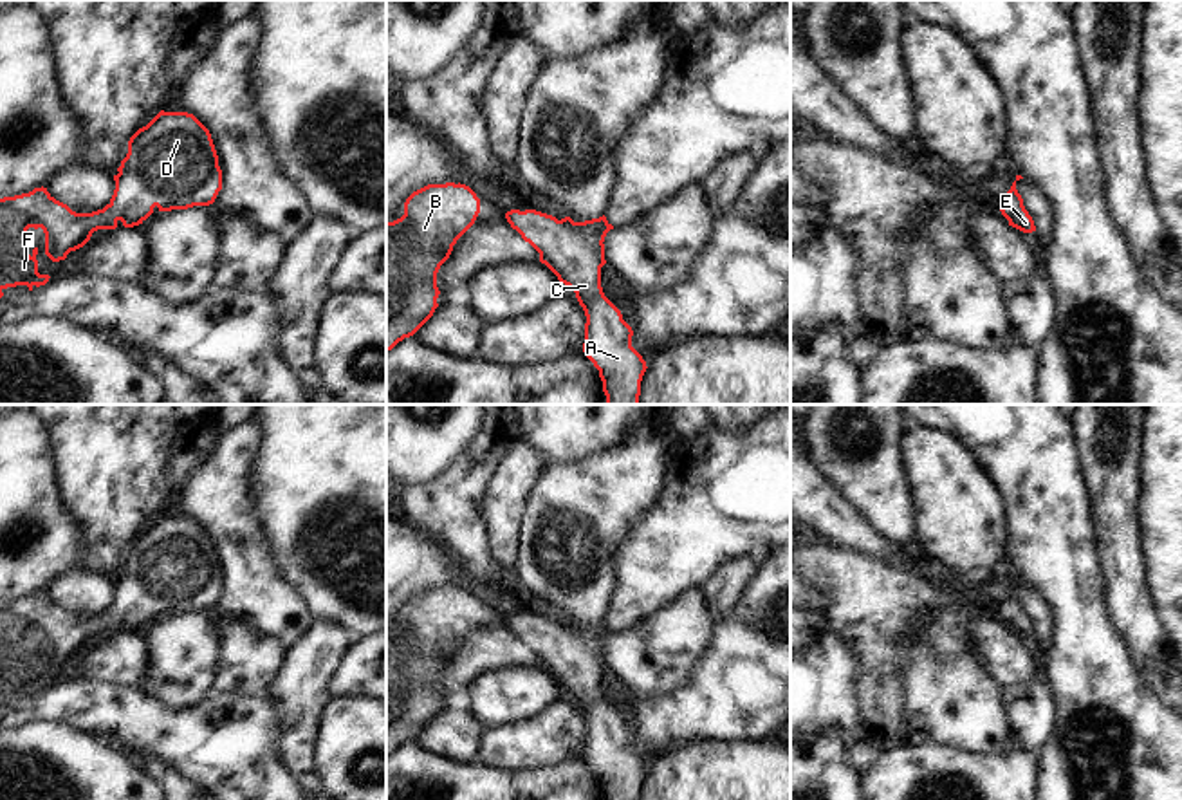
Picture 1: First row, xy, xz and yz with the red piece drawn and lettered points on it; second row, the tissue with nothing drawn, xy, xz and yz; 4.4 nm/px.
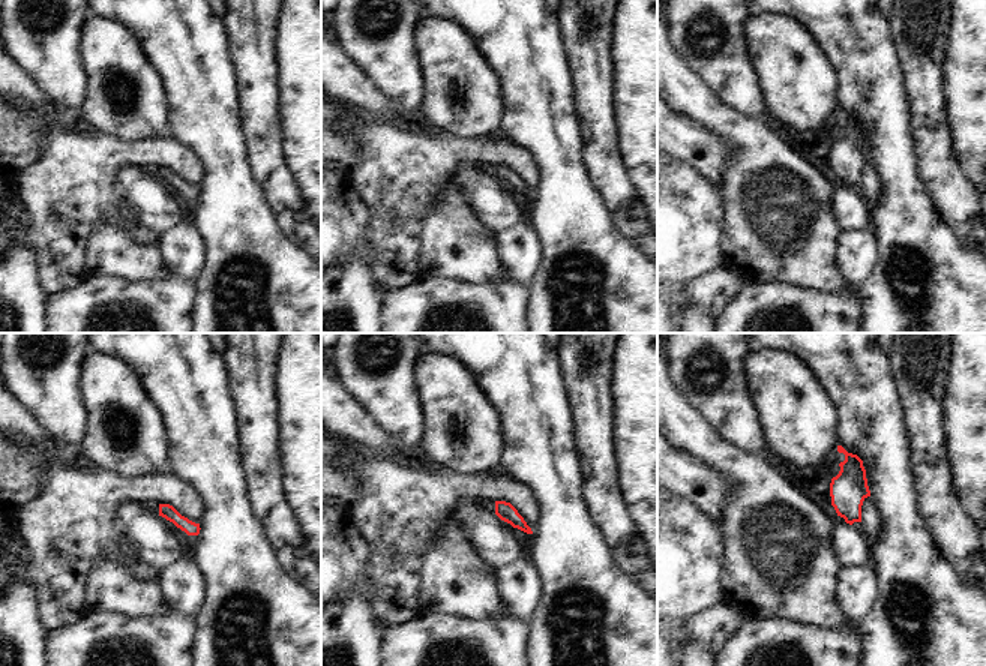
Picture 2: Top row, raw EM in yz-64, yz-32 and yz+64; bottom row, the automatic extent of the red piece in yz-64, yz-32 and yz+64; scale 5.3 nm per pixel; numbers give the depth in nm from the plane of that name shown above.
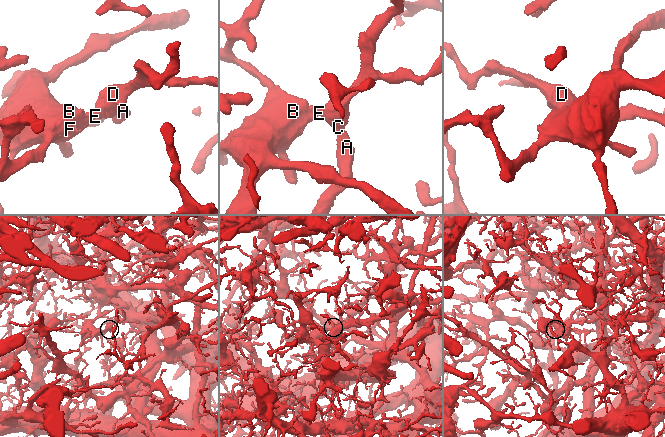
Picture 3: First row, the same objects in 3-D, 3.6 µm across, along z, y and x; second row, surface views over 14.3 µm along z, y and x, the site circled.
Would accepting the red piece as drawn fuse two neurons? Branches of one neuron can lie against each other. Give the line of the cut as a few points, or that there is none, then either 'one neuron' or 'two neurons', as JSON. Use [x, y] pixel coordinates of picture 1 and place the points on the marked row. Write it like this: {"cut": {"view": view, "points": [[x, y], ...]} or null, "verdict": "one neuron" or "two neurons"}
{"cut": null, "verdict": "one neuron"}

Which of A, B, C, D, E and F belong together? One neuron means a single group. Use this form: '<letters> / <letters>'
A B C D E F

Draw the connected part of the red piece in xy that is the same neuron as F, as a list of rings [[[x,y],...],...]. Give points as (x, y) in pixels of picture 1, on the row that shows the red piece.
[[[161,110],[146,126],[139,128],[128,141],[128,153],[114,175],[115,190],[110,202],[92,213],[76,213],[56,200],[47,188],[0,199],[0,298],[4,289],[45,285],[49,274],[38,273],[38,247],[29,249],[27,229],[42,228],[45,233],[45,255],[52,262],[65,260],[70,251],[83,247],[94,231],[115,229],[121,220],[125,228],[143,224],[157,206],[159,211],[209,206],[222,190],[222,170],[209,130],[188,112]]]

